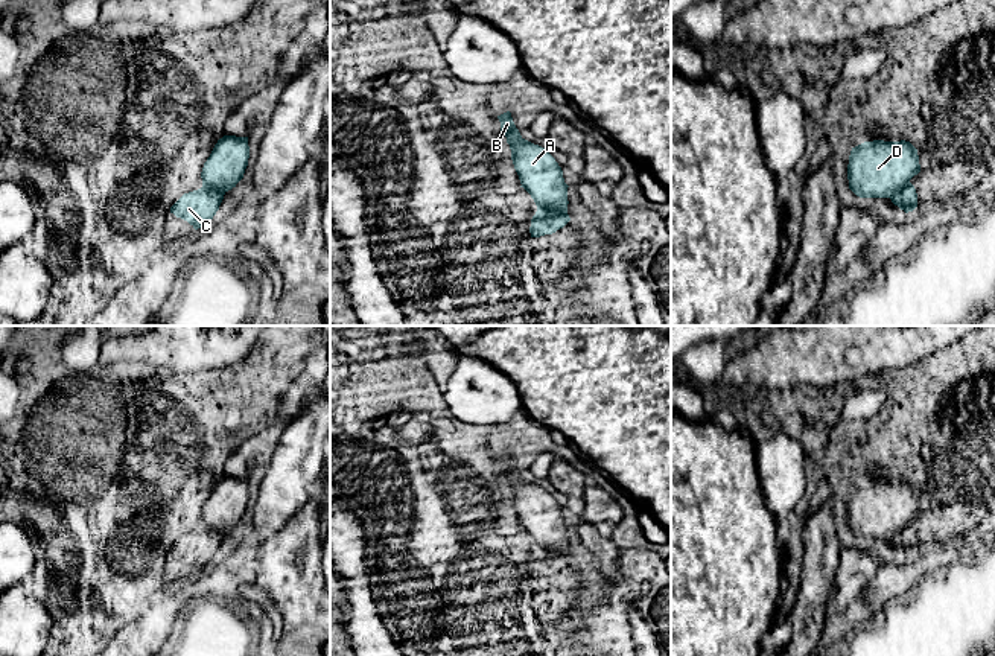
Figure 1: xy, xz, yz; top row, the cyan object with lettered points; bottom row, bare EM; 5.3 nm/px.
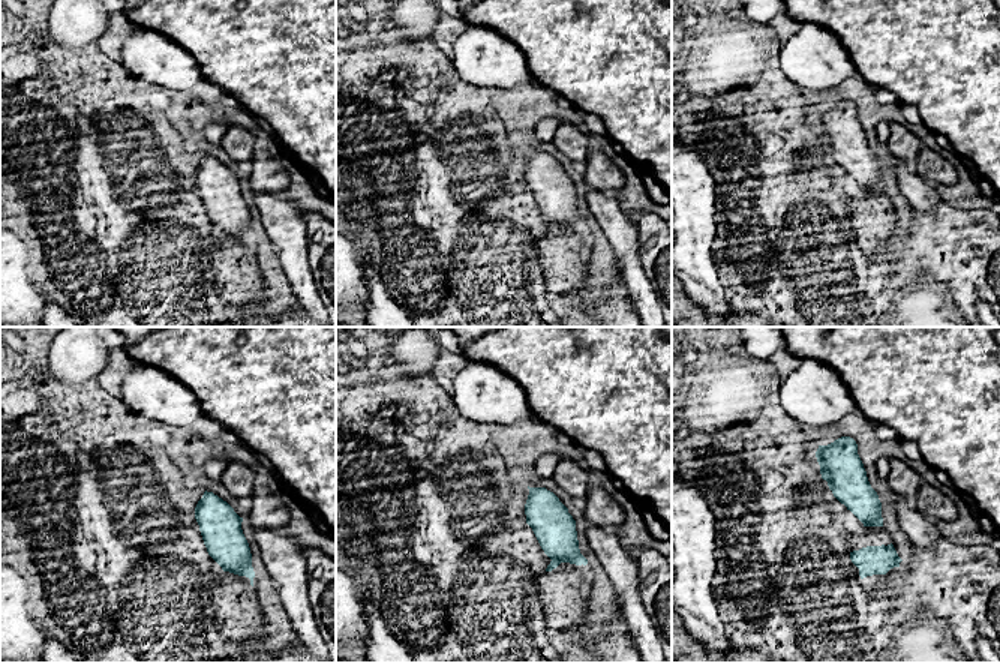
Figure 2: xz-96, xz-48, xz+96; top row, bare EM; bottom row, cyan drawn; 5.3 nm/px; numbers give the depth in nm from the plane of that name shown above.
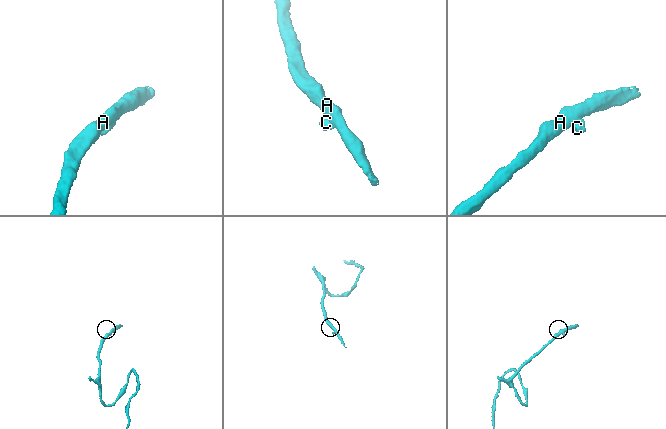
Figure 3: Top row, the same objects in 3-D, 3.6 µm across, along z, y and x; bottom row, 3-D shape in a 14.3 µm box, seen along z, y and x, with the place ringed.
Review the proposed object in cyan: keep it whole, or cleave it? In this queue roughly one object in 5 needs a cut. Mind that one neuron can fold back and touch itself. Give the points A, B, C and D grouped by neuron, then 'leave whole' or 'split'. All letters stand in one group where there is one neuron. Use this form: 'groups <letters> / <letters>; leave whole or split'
groups A B C D; leave whole

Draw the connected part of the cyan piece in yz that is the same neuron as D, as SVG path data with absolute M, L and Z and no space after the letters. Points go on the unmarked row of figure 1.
M905 481L864 482L849 496L849 530L860 539L890 539L905 554L917 548L910 521L919 513L917 490Z

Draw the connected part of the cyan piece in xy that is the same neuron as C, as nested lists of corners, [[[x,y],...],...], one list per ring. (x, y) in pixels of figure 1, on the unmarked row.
[[[224,476],[219,479],[204,504],[202,528],[184,534],[170,548],[170,554],[187,562],[195,571],[201,569],[213,560],[224,536],[243,519],[248,499],[248,478]]]

